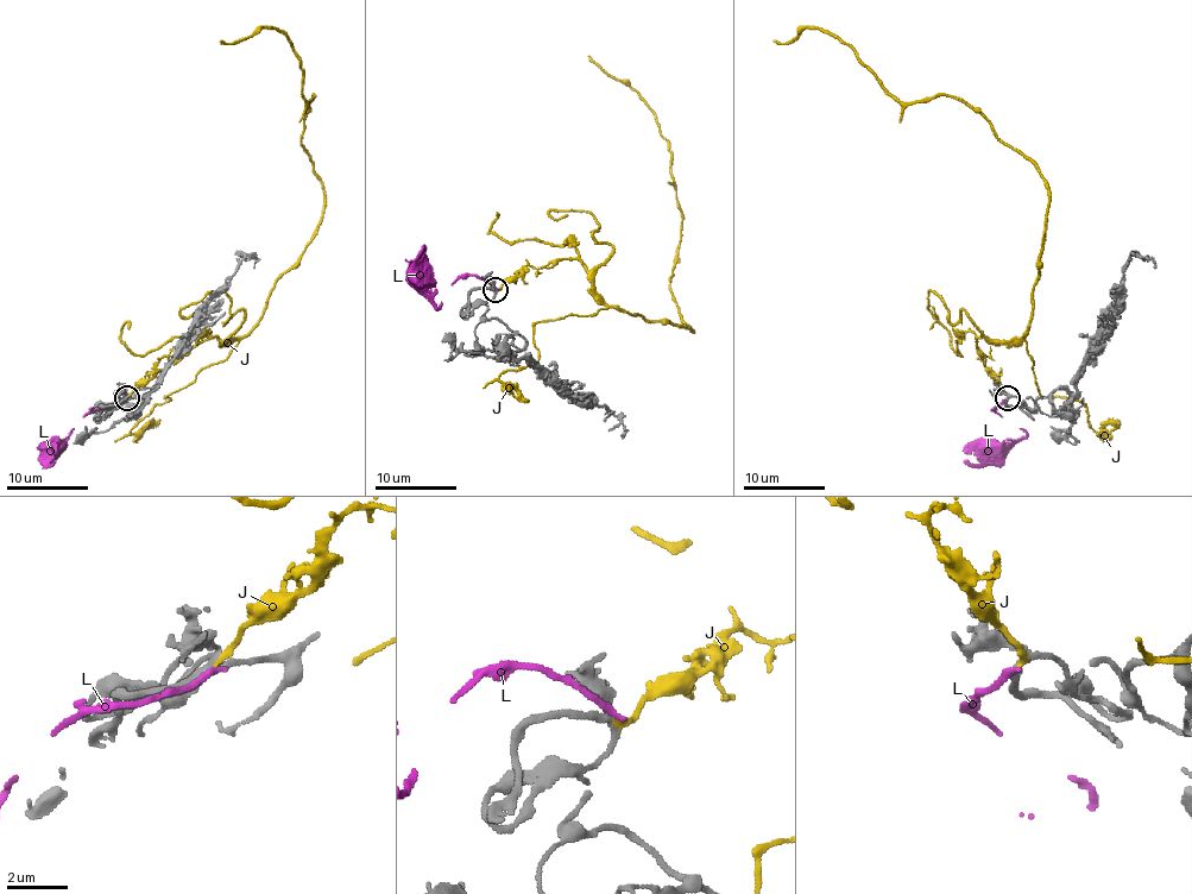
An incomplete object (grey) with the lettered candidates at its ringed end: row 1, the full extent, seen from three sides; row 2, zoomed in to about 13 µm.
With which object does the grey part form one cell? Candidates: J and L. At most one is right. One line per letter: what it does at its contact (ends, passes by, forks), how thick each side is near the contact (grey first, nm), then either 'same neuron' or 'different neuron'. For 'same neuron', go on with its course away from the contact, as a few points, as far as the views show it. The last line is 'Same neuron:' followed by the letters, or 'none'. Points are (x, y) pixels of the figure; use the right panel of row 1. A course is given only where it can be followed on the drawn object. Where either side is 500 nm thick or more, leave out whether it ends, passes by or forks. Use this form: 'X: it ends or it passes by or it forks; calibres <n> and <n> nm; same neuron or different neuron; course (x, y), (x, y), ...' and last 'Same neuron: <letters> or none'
J: it ends; calibres 200 and 200 nm; same neuron; course (1008, 397), (977, 340), (1028, 327), (1039, 170), (945, 94), (902, 102), (837, 37), (773, 39)
L: it ends; calibres 180 and 240 nm; different neuron
Same neuron: J

